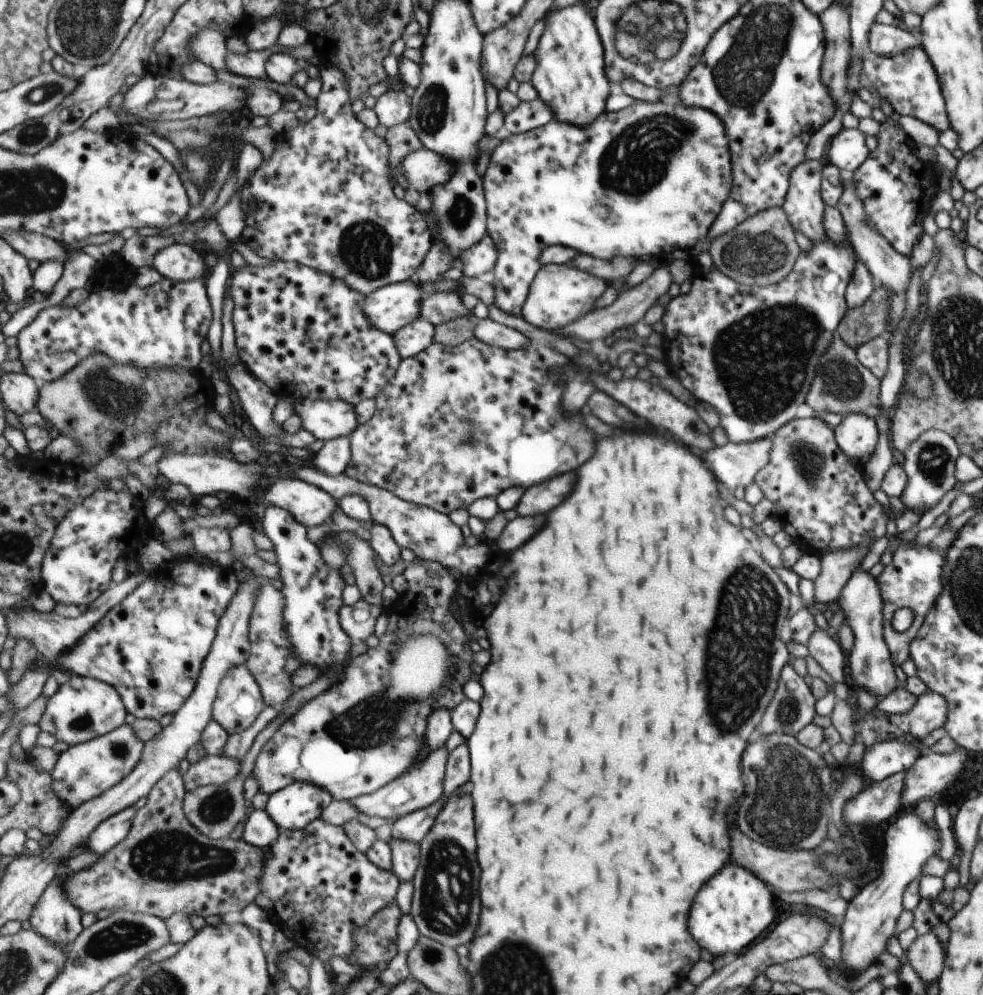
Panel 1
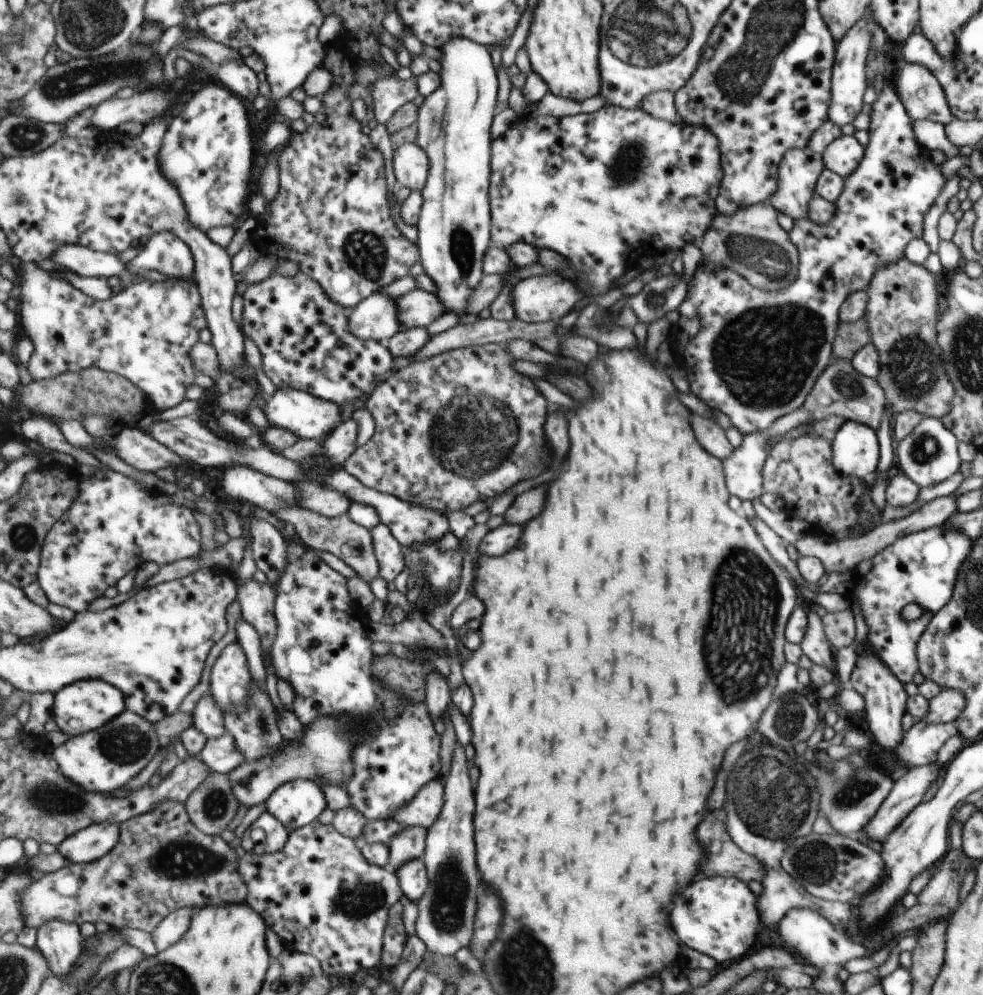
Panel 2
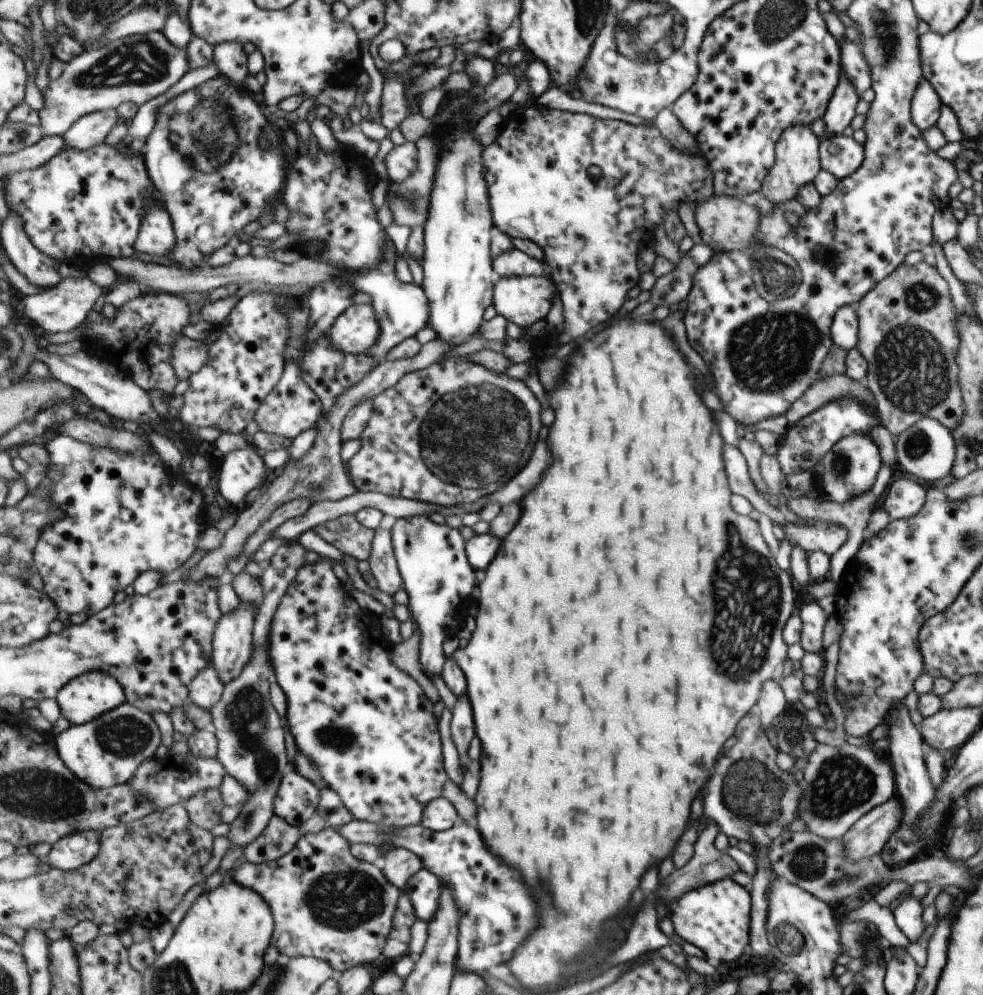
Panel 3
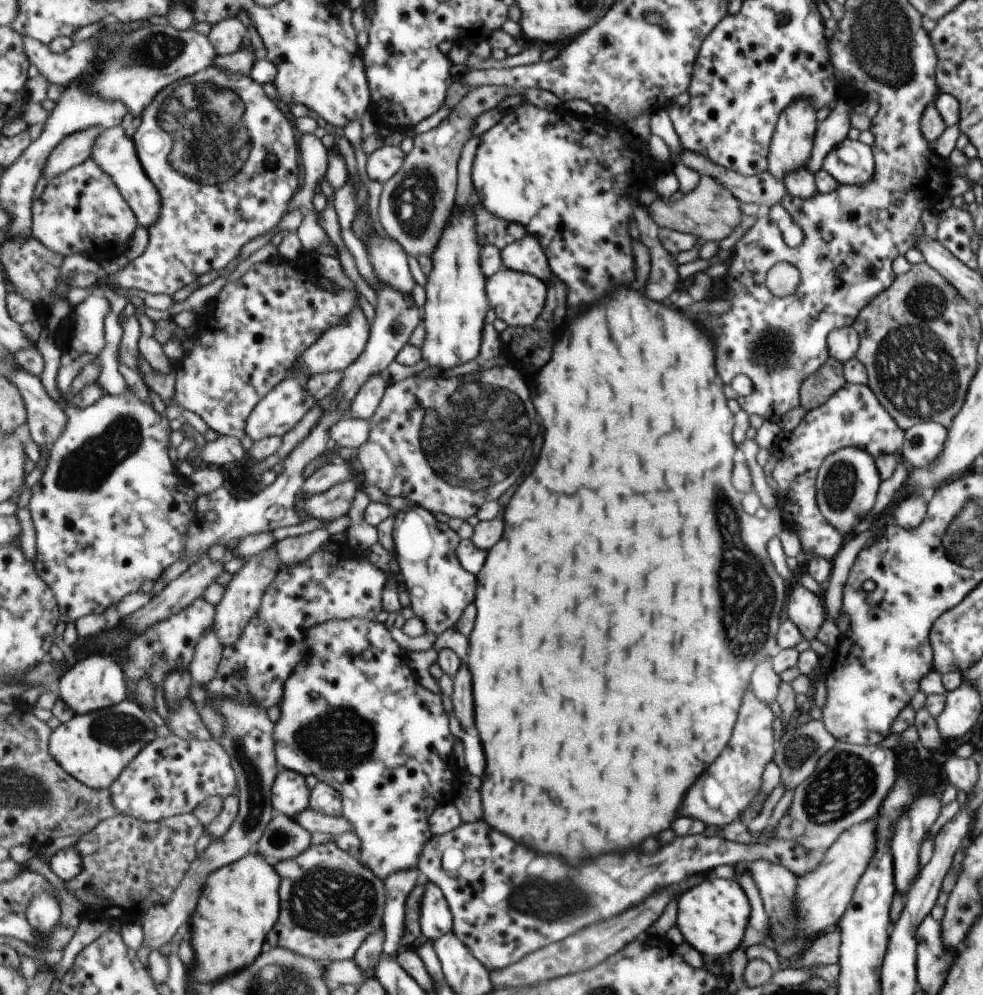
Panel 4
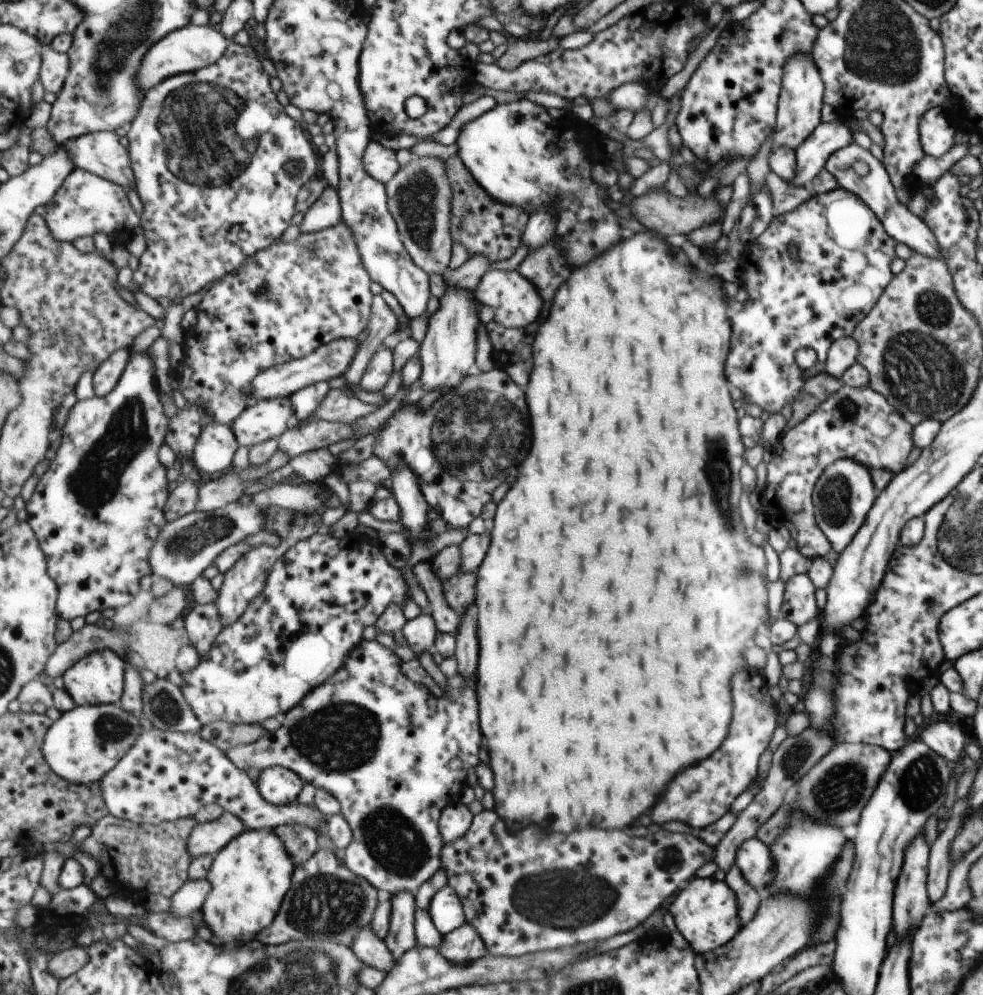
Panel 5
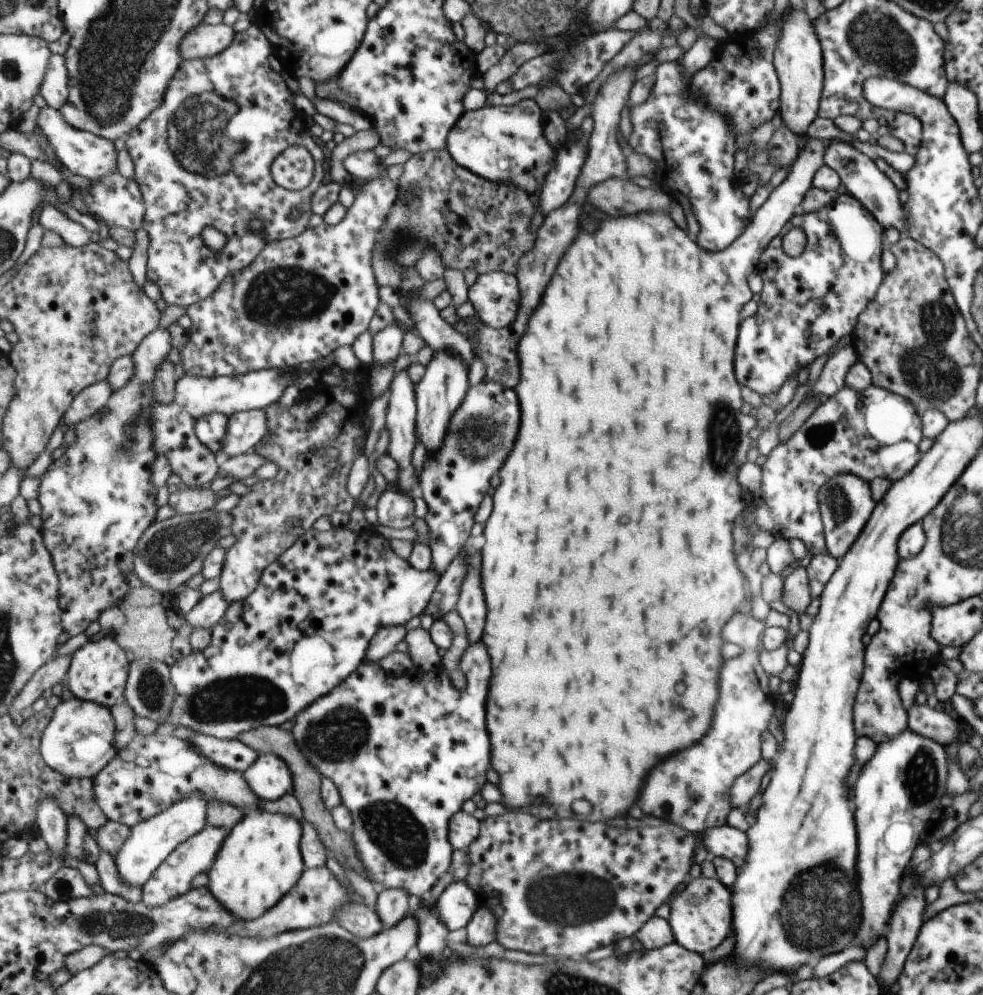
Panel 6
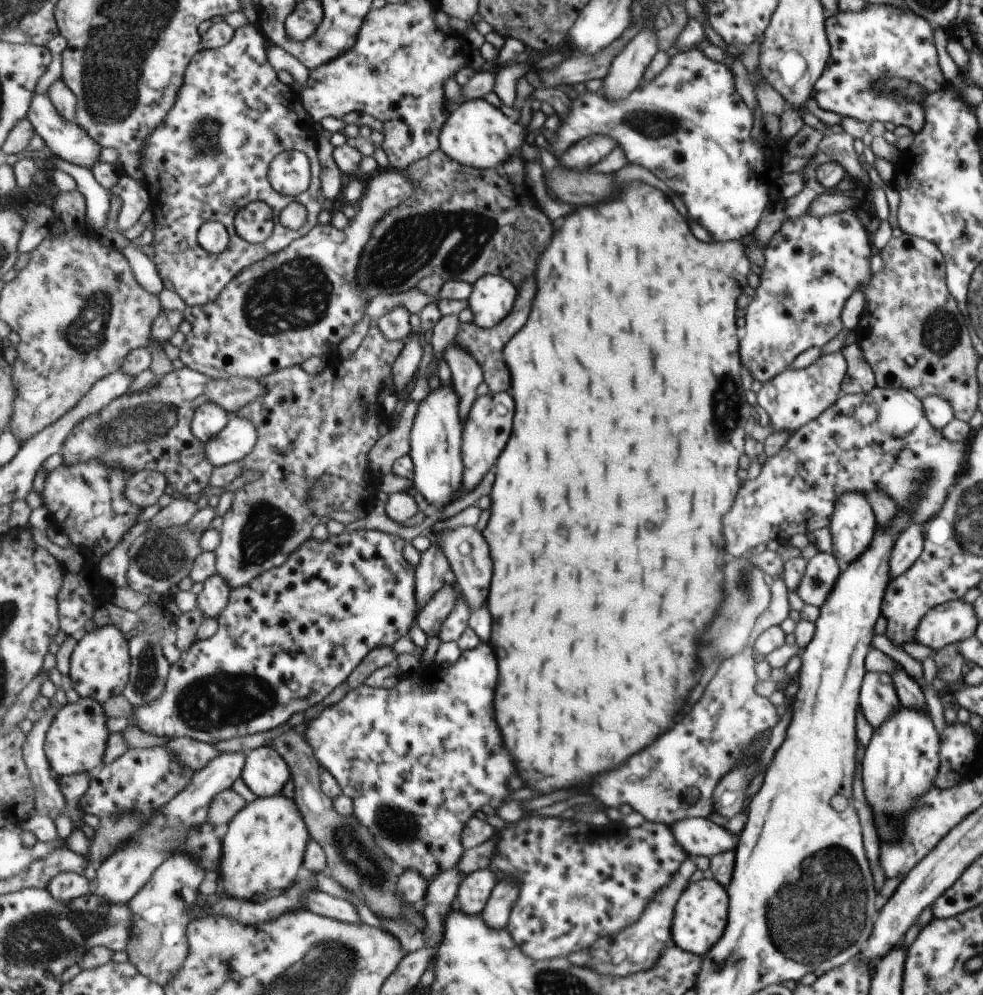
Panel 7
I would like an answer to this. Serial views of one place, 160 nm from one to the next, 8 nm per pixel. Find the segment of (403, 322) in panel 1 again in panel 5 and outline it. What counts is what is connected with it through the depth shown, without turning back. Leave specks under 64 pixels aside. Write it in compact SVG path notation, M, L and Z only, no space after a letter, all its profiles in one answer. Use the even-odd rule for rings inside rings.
M356 338L335 339L329 342L329 344L320 346L319 349L310 355L266 370L264 373L257 375L256 380L253 381L254 389L250 395L250 404L269 399L289 398L293 393L310 384L343 377L349 370L351 363L355 360L359 347L359 340Z

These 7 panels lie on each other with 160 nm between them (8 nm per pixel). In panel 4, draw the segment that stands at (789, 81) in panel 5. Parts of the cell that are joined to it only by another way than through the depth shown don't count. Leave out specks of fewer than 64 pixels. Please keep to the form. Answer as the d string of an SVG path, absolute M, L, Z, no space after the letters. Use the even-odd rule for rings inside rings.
M798 99L789 105L776 122L775 132L772 134L771 146L769 148L767 170L777 180L781 181L786 174L805 168L810 162L817 120L815 116L816 111L808 103L808 100Z

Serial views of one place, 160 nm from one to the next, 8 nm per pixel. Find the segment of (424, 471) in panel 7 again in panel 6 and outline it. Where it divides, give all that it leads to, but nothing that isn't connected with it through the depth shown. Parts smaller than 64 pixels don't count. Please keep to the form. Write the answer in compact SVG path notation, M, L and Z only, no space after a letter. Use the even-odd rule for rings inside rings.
M451 349L434 351L426 365L423 380L416 384L416 403L418 406L416 434L427 450L427 457L440 451L448 435L449 423L456 410L460 408L469 392L469 363Z

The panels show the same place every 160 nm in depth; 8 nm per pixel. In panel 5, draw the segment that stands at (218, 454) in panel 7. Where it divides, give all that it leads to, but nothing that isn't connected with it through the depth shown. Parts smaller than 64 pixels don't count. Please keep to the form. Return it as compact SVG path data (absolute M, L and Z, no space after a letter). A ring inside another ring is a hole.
M291 398L255 402L232 426L241 446L251 449L269 439L279 438L295 423L296 406Z

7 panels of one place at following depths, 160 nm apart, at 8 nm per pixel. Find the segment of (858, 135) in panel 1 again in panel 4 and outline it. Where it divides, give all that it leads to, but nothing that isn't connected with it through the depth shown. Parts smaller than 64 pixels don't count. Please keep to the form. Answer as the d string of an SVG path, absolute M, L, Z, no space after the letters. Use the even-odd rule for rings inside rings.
M845 137L823 157L820 168L841 185L862 185L870 181L873 163L870 146Z

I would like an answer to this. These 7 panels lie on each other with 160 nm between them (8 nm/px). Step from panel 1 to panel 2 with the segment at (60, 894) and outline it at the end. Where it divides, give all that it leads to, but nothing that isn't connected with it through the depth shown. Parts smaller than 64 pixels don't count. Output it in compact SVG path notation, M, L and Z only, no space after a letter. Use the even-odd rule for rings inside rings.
M51 919L38 928L35 946L48 958L53 975L68 975L80 963L85 939L77 923Z

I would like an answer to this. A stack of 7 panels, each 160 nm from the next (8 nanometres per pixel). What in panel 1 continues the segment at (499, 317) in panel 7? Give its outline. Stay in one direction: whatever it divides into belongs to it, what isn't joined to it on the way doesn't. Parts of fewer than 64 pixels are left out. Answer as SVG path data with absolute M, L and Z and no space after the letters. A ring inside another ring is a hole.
M543 265L530 286L522 317L539 328L553 331L565 329L575 321L579 321L581 317L591 313L593 302L603 294L603 290L605 290L603 280L585 271L580 271L573 265Z

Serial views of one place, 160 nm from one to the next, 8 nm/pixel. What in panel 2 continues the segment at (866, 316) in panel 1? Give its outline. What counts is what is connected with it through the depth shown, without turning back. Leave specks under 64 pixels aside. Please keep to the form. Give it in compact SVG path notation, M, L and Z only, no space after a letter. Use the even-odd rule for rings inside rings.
M862 316L852 323L839 323L831 359L850 359L855 352L869 342L870 334L865 317Z

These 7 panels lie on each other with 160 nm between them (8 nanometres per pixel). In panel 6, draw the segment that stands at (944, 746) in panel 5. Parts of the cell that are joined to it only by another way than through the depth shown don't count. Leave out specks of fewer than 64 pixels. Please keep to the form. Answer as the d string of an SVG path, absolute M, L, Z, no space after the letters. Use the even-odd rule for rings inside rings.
M914 702L908 714L910 731L933 739L933 742L941 745L957 741L959 732L957 721L949 717L941 708L935 710L934 707L926 706L926 704L918 706Z

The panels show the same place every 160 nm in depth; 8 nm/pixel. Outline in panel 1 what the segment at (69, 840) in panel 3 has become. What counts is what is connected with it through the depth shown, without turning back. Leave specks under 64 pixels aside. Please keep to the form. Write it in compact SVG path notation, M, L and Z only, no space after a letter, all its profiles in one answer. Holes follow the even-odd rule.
M130 806L105 819L89 837L83 849L91 849L104 856L121 841L126 840L137 813L138 810Z

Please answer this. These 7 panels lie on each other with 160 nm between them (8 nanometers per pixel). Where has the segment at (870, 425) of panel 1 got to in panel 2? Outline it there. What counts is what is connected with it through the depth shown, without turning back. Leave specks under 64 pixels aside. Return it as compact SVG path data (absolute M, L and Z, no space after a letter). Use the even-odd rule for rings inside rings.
M848 418L836 430L831 440L833 466L841 475L853 475L862 481L869 482L876 472L878 463L878 440L876 431L871 427Z

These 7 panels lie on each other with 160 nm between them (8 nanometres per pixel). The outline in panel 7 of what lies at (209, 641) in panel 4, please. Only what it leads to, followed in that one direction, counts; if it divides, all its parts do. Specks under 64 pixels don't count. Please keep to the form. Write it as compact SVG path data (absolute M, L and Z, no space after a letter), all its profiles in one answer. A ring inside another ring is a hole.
M213 574L212 578L205 580L204 589L198 594L198 606L201 606L206 618L219 619L229 604L232 590L219 574Z

